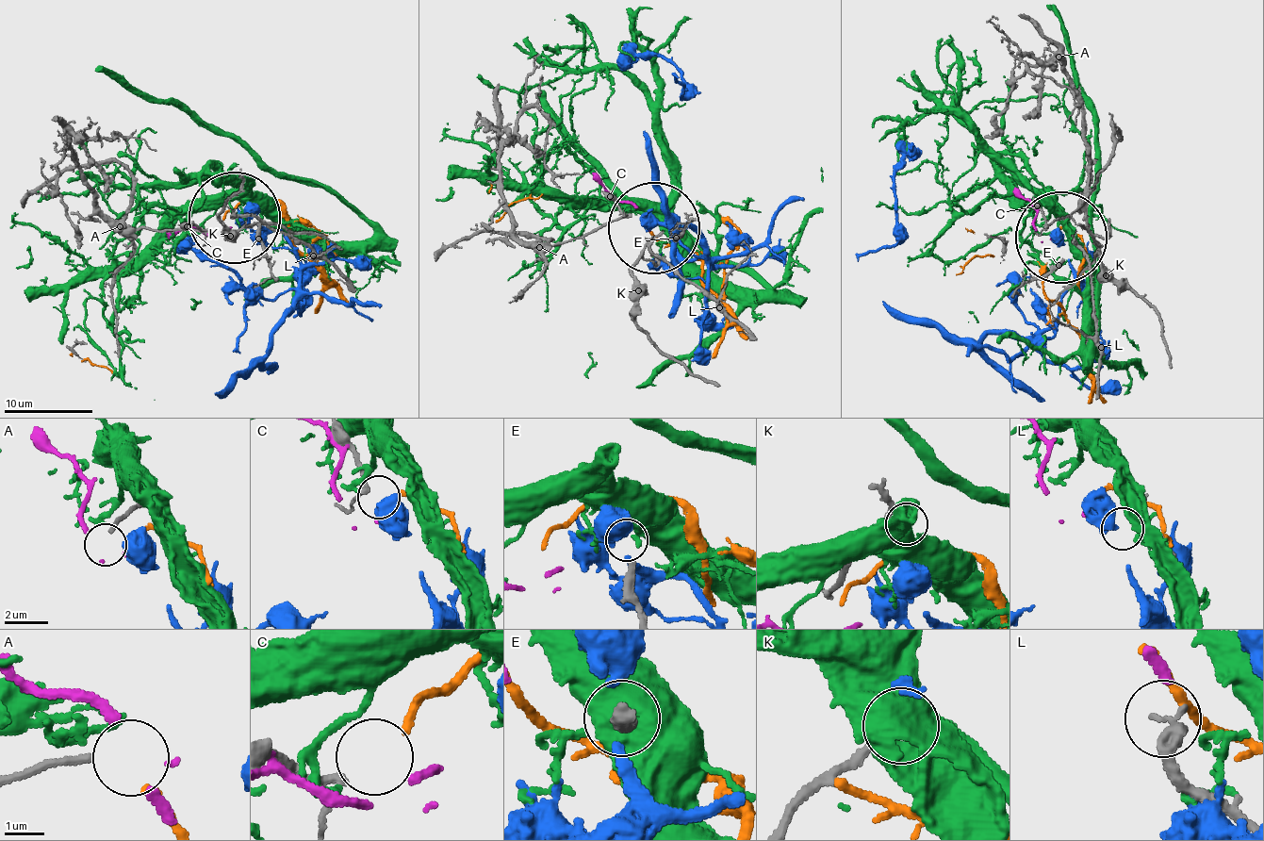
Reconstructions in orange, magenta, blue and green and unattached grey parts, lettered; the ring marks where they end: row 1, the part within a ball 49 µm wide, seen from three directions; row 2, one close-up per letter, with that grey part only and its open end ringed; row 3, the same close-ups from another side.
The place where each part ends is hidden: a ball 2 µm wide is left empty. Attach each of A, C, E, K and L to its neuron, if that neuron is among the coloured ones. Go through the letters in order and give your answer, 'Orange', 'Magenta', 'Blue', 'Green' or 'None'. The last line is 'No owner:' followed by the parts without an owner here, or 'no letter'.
A: None
C: Orange
E: Green
K: None
L: Magenta
No owner: A, K

